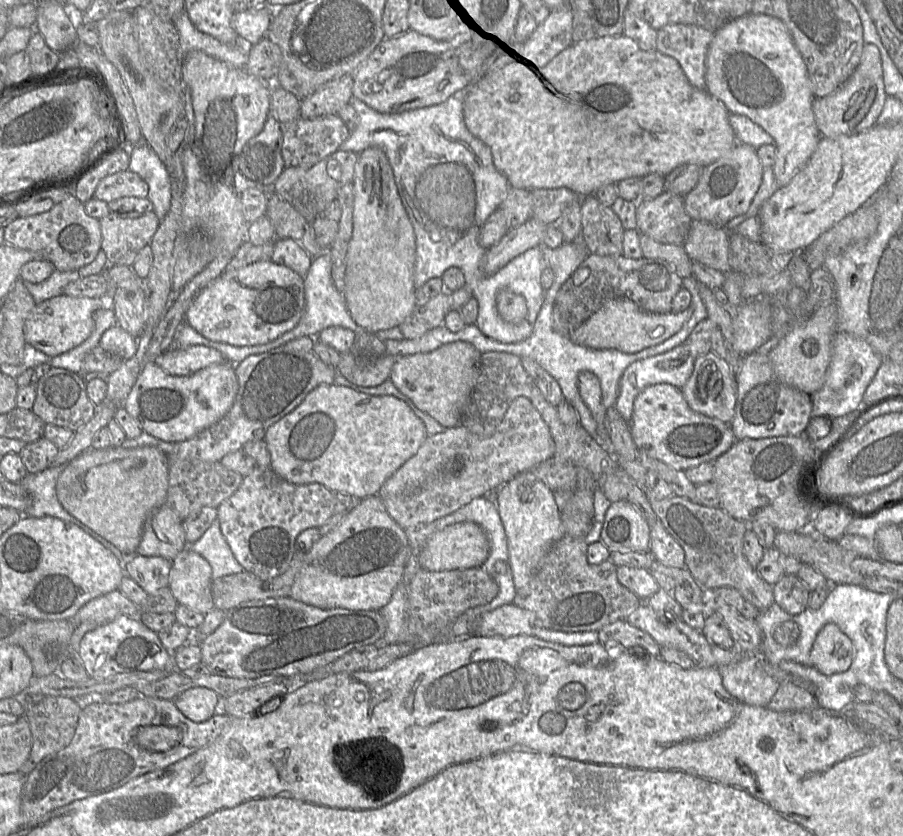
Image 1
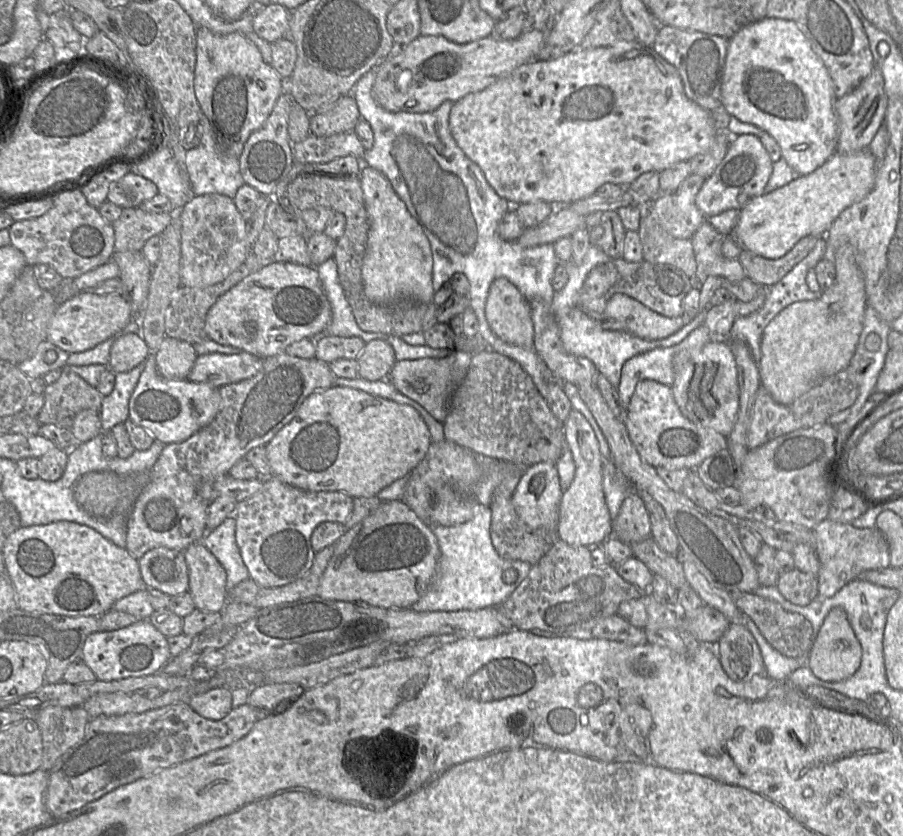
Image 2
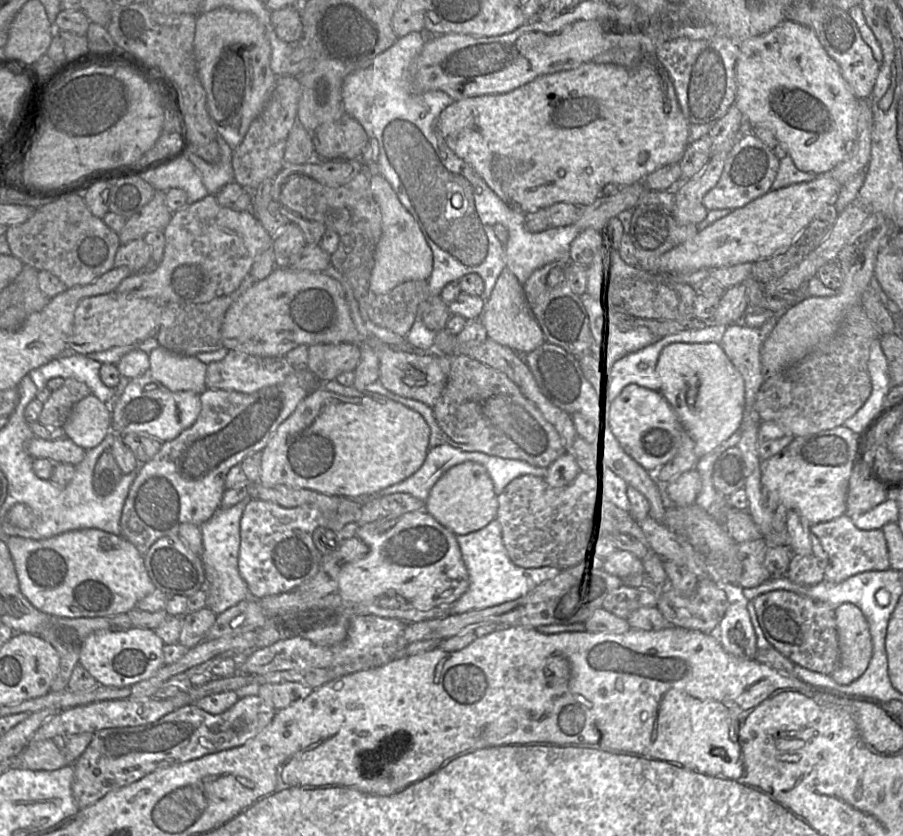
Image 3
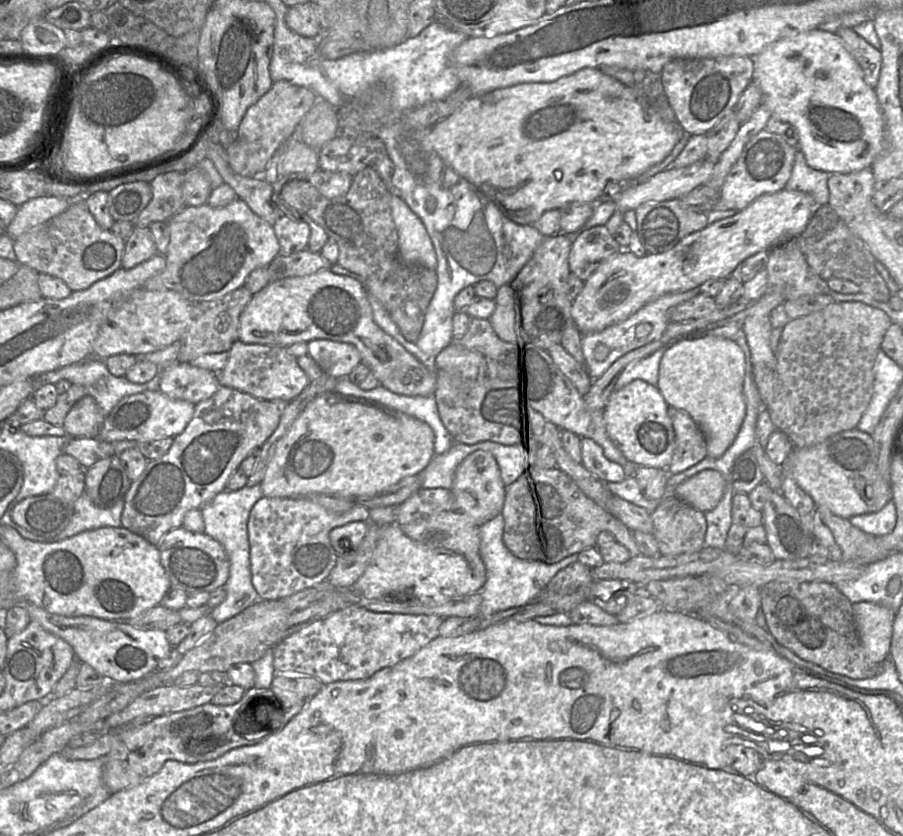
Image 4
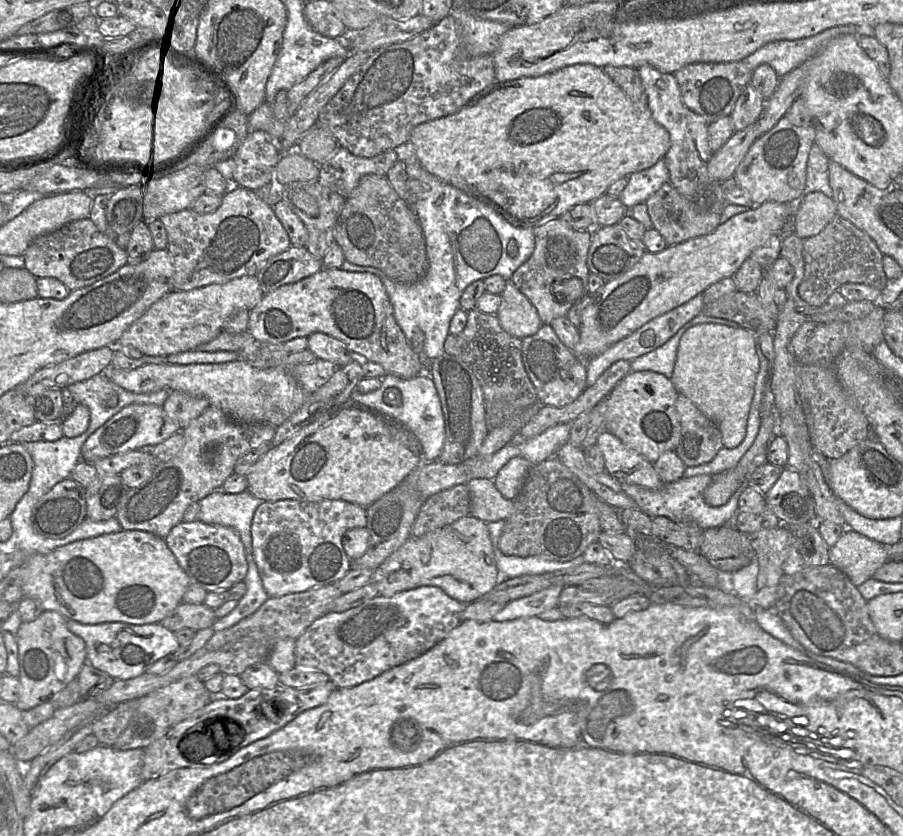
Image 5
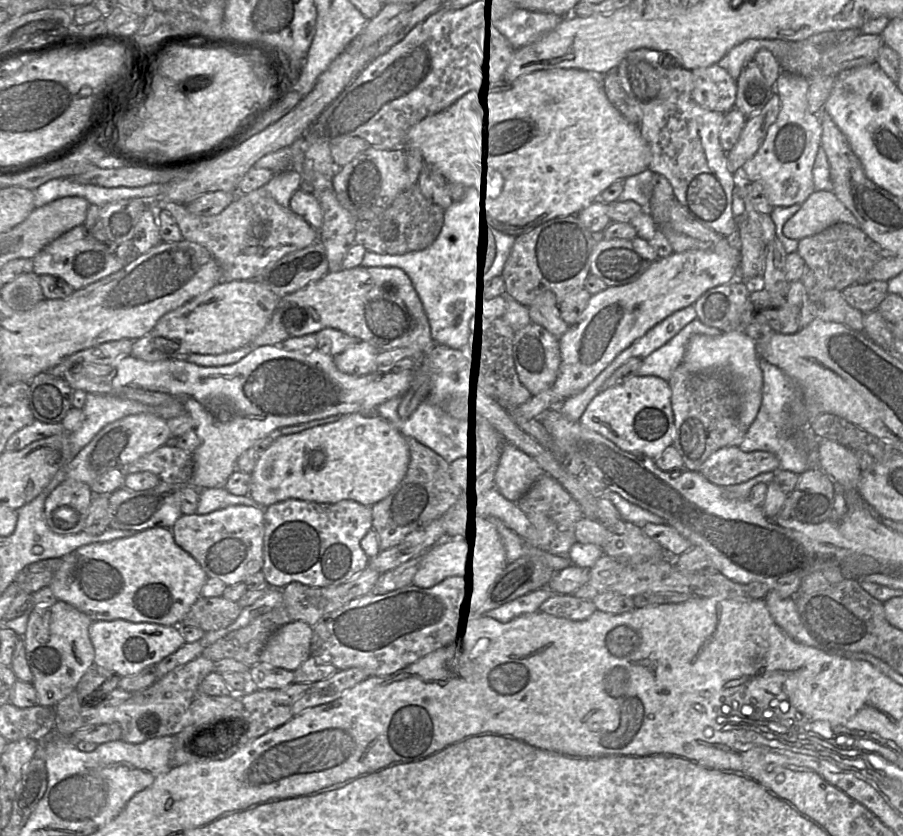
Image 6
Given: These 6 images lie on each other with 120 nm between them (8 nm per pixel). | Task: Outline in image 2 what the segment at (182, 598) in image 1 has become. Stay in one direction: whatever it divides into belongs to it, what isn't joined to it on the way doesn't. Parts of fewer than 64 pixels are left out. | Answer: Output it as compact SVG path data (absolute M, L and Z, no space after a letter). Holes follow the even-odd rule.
M201 541L184 550L189 569L189 594L195 607L206 612L221 612L227 604L227 574L217 558Z

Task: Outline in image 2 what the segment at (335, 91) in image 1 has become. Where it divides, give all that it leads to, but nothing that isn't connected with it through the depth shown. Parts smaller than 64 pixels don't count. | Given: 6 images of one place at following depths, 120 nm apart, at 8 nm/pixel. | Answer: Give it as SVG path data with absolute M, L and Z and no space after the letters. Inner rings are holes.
M351 95L340 97L321 113L310 115L310 132L317 137L327 137L353 132L359 119L363 119Z

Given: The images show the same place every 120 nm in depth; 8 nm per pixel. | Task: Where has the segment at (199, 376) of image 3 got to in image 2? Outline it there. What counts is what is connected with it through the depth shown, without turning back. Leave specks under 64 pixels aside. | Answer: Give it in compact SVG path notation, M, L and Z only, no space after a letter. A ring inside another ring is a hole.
M166 336L154 355L159 374L172 380L187 379L198 356L191 344Z

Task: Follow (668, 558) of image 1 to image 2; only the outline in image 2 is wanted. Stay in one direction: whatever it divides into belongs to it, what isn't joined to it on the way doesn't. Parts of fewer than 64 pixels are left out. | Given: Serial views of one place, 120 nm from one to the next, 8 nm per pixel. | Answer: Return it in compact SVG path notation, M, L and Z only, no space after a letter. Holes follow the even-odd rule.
M631 484L633 491L644 501L651 521L651 536L666 553L675 556L679 552L677 536L673 532L664 508L646 490L637 489Z

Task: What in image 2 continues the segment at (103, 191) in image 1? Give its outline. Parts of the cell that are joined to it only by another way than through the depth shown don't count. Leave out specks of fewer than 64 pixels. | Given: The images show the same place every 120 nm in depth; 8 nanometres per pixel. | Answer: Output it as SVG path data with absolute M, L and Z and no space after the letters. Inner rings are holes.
M130 171L111 183L107 200L121 208L136 208L158 194L158 188L152 181Z

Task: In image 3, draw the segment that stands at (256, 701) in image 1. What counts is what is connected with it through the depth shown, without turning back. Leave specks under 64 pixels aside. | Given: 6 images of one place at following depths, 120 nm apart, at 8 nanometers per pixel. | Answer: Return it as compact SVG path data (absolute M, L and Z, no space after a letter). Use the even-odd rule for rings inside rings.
M287 681L262 684L259 695L278 711L305 699L313 690L304 683Z

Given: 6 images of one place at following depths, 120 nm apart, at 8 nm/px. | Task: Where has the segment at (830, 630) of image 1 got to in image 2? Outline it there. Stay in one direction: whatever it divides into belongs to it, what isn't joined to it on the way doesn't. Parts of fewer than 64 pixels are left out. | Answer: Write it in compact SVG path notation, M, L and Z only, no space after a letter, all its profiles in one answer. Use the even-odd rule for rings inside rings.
M833 608L816 636L808 656L808 667L815 676L824 681L839 682L850 678L858 670L862 659L862 648L848 621L846 612Z

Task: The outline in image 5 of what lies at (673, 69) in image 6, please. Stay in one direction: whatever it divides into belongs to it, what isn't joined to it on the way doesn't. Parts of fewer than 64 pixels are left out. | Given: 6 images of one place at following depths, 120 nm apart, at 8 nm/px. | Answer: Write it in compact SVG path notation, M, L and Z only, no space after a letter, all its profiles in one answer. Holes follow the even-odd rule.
M642 65L636 70L652 118L669 134L670 147L664 160L671 185L680 195L691 200L700 211L720 215L725 207L721 182L710 180L707 174L707 163L713 155L708 140L709 122L687 108L672 73L662 73L651 65Z

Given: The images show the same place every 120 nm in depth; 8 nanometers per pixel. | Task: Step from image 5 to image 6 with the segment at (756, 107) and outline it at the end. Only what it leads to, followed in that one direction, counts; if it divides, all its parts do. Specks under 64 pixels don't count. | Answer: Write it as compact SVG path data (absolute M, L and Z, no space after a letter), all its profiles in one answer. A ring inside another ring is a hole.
M753 59L744 65L738 77L735 108L750 118L762 110L773 92L774 87L767 83Z

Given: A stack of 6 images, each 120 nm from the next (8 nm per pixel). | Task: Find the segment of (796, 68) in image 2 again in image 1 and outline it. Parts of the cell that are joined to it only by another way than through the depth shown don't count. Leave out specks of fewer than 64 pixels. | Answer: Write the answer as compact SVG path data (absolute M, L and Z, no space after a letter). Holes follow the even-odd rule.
M749 13L737 19L731 20L723 25L720 29L715 31L715 35L709 45L706 55L706 90L718 100L720 100L730 113L741 114L747 116L754 123L761 126L769 135L774 139L774 145L777 149L776 160L773 165L773 173L779 188L787 185L794 175L808 162L811 155L814 153L821 139L821 135L816 125L813 113L813 101L815 96L812 90L811 82L808 76L806 65L803 61L801 54L796 48L792 39L791 33L785 23L777 17Z

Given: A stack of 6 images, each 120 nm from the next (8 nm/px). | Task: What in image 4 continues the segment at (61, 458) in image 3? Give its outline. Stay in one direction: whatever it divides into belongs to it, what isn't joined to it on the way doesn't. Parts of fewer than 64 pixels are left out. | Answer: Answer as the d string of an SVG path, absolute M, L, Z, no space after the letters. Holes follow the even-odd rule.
M70 438L64 448L64 454L76 458L83 468L88 469L99 460L117 456L115 443L97 438Z

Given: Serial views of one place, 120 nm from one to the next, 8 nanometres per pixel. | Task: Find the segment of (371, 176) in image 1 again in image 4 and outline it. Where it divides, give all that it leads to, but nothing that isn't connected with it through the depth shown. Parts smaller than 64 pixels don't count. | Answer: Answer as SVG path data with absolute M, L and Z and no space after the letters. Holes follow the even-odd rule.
M395 195L391 197L391 212L398 232L398 252L402 263L408 266L419 266L435 270L436 254L420 218L410 210L402 197Z

